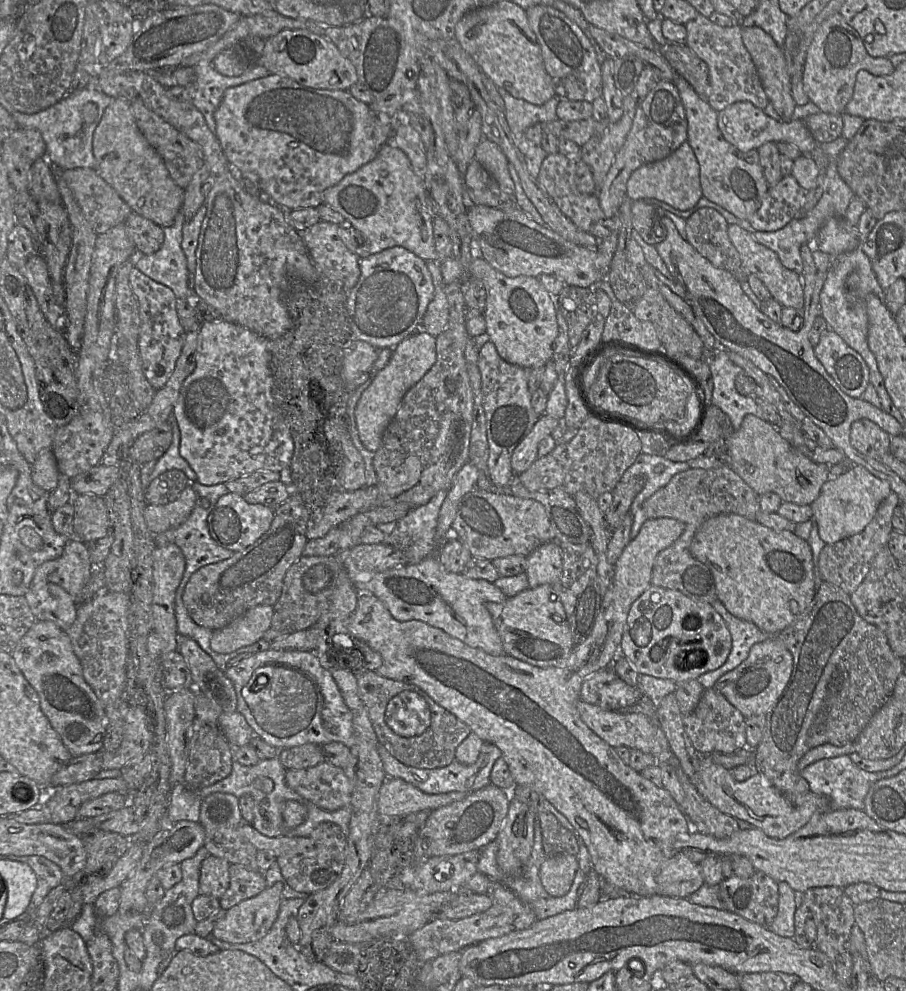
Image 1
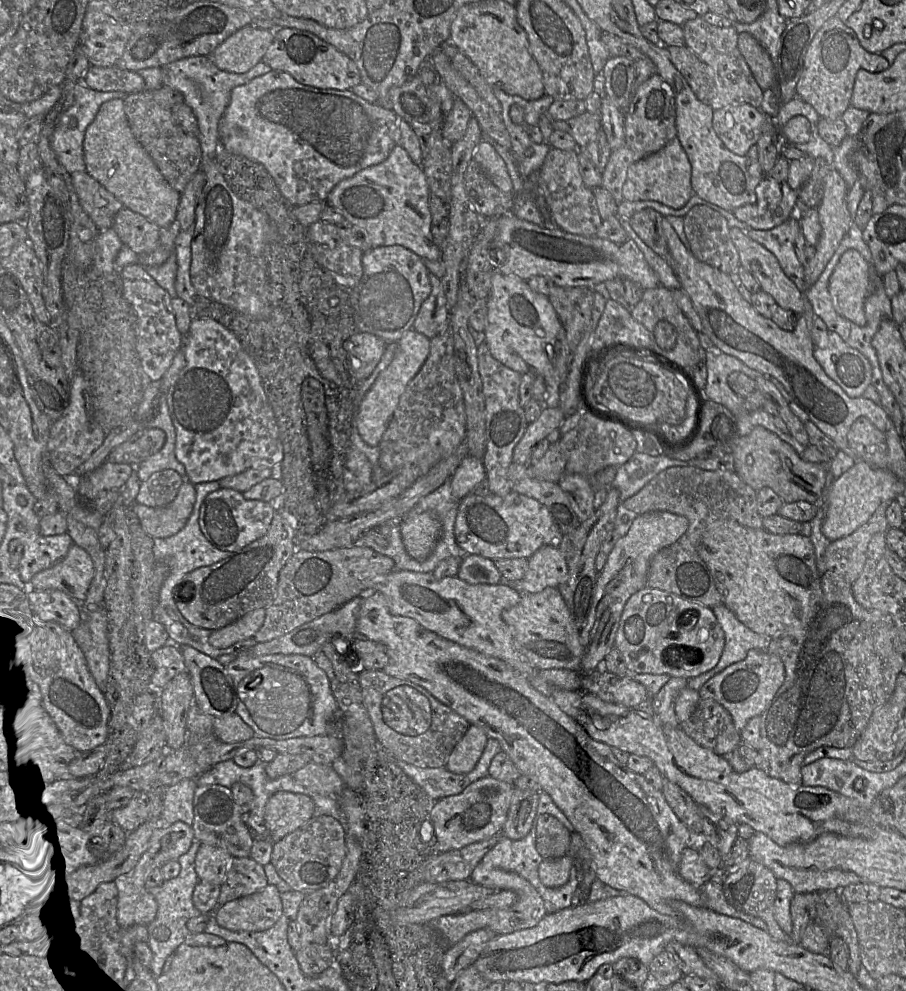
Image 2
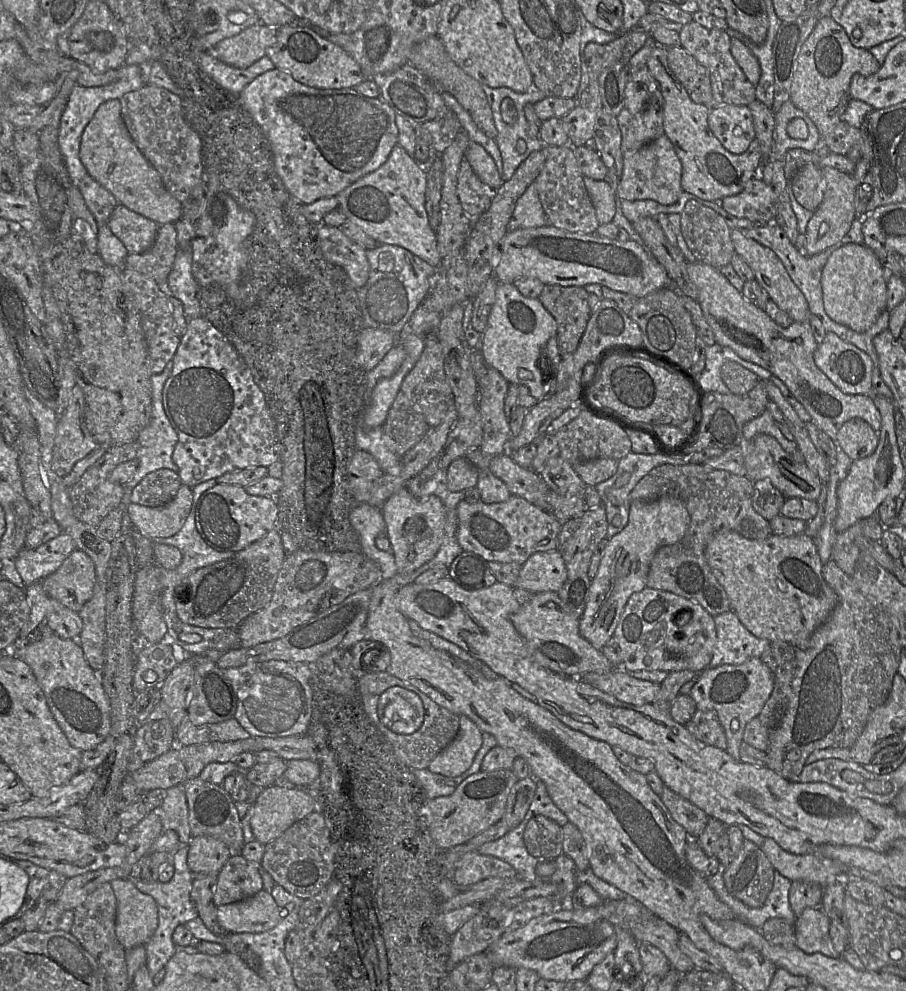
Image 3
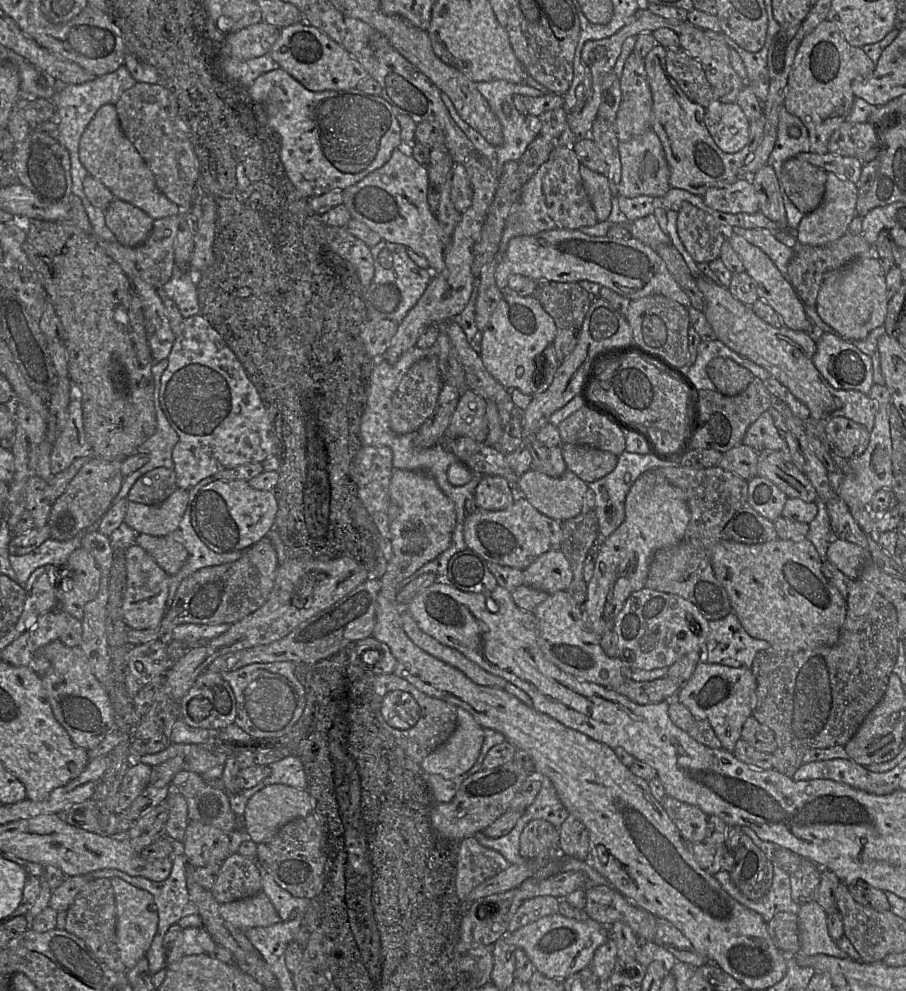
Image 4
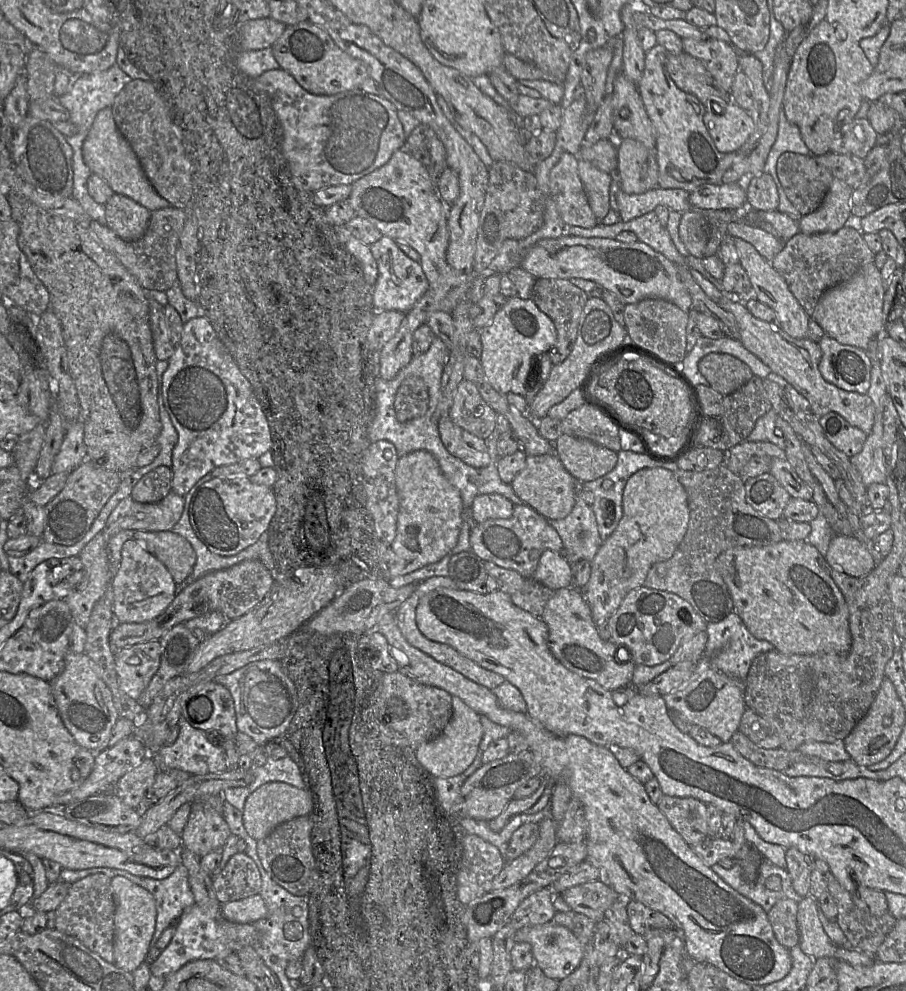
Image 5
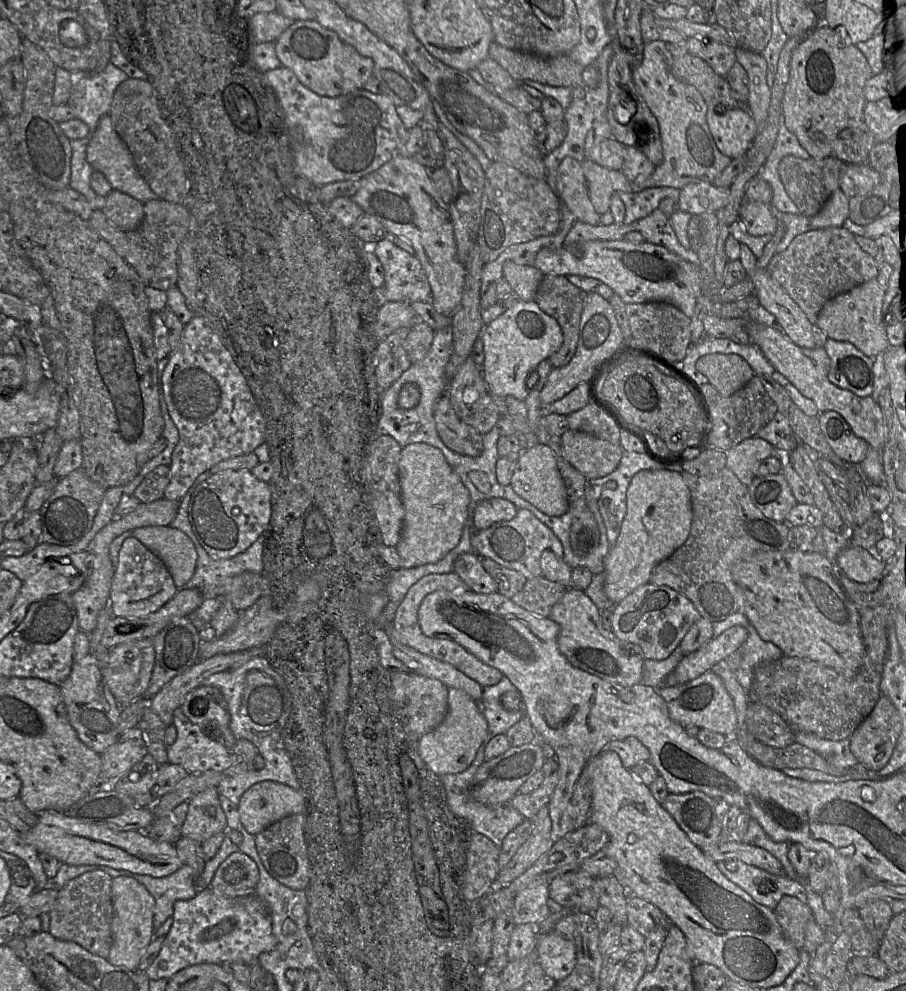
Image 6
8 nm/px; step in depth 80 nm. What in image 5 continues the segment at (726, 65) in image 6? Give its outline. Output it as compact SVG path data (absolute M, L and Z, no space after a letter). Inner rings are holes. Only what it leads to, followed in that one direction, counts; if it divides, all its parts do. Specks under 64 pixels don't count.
M683 38L682 43L683 51L700 59L717 84L730 93L735 74L740 70L734 49L718 39Z

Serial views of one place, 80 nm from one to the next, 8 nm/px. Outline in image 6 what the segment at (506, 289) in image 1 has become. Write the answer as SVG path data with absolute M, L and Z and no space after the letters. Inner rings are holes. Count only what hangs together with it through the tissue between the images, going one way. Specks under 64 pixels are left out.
M517 299L501 316L485 325L480 335L484 345L484 362L481 370L492 396L505 398L508 395L524 401L528 394L527 376L538 364L557 352L563 343L563 334L558 322L544 313L535 300Z

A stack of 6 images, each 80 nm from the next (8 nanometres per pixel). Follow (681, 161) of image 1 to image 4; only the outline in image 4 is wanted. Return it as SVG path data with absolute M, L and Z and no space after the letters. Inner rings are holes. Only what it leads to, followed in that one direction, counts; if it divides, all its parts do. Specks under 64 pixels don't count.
M652 130L618 145L621 161L621 180L618 185L618 195L635 198L637 196L664 196L671 188L669 184L670 170L662 144Z

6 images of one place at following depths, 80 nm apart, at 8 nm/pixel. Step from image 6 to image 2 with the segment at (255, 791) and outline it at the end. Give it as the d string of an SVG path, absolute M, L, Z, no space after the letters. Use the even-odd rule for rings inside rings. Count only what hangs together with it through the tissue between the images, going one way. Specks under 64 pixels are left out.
M279 791L267 801L264 826L267 838L276 842L304 825L314 815L315 804L304 794Z

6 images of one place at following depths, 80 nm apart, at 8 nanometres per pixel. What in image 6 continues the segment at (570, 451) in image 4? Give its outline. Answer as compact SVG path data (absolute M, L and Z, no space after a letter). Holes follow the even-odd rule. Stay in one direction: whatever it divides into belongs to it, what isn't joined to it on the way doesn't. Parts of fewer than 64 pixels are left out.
M566 430L560 437L564 458L587 480L604 477L618 466L623 449L593 435Z

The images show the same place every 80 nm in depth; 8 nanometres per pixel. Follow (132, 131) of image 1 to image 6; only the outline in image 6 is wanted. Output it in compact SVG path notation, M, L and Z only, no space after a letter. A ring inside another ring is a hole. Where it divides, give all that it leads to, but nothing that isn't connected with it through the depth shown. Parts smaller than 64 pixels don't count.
M105 114L100 118L87 145L86 158L94 170L101 172L106 177L112 189L123 192L141 203L160 199L139 173L131 152L116 132L109 114Z

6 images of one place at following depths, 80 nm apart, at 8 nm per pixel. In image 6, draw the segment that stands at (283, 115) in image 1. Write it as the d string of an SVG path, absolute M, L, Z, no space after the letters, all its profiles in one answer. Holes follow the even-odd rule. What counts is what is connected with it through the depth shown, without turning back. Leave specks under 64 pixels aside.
M283 66L266 71L264 78L274 89L282 106L296 170L317 186L363 178L392 159L407 140L409 130L400 119L394 102L384 93L360 88L336 97L321 96L304 86L292 70Z

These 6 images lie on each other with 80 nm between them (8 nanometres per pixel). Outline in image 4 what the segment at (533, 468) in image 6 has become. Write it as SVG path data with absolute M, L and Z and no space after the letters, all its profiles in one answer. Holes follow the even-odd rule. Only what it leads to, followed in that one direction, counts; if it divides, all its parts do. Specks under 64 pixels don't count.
M530 469L519 477L515 485L519 497L525 498L540 513L560 523L583 513L584 496L588 490L588 484L568 469L560 477L550 477Z

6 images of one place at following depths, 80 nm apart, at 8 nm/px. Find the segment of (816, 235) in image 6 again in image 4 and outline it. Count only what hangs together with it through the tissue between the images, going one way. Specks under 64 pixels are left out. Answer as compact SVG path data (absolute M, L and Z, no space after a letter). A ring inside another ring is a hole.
M849 232L834 242L823 246L810 246L797 241L792 247L793 255L788 263L786 278L805 306L815 307L823 276L835 269L841 268L860 256L873 254L872 246L860 235Z

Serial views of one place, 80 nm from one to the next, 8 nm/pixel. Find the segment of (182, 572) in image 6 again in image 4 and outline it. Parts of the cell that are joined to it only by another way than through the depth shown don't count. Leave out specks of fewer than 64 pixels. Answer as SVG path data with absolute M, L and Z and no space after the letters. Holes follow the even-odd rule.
M138 534L135 543L143 548L169 575L177 574L188 558L186 548L170 536Z

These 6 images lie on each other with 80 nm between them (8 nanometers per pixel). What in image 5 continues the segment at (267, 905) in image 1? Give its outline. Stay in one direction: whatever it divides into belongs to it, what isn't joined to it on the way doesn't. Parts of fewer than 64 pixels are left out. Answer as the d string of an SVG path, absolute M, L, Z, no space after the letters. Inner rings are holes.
M259 894L222 904L223 917L239 924L253 924L267 915L267 907Z

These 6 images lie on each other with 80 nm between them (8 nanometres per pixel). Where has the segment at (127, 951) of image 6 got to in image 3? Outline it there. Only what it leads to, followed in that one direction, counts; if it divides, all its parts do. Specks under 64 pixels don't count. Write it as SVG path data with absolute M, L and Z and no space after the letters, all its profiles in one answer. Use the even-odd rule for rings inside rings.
M128 878L110 882L116 897L116 936L125 950L145 945L158 927L158 909L155 900L137 889Z

